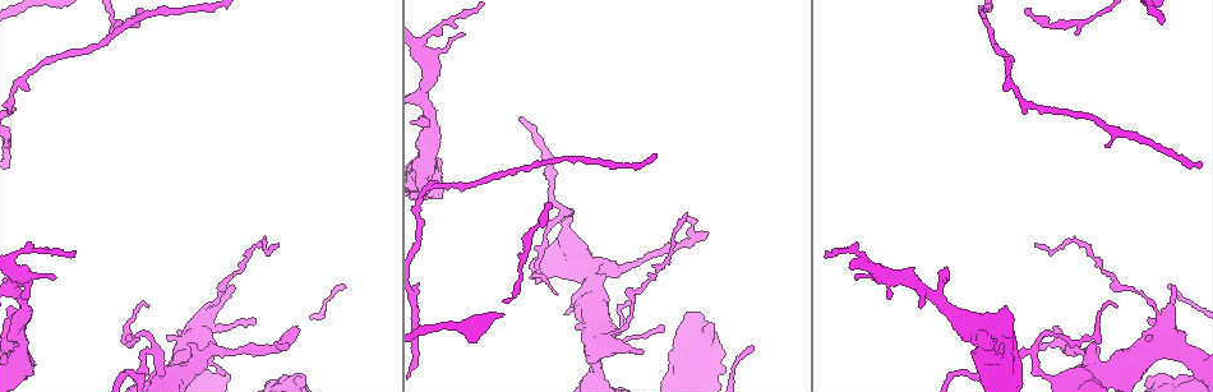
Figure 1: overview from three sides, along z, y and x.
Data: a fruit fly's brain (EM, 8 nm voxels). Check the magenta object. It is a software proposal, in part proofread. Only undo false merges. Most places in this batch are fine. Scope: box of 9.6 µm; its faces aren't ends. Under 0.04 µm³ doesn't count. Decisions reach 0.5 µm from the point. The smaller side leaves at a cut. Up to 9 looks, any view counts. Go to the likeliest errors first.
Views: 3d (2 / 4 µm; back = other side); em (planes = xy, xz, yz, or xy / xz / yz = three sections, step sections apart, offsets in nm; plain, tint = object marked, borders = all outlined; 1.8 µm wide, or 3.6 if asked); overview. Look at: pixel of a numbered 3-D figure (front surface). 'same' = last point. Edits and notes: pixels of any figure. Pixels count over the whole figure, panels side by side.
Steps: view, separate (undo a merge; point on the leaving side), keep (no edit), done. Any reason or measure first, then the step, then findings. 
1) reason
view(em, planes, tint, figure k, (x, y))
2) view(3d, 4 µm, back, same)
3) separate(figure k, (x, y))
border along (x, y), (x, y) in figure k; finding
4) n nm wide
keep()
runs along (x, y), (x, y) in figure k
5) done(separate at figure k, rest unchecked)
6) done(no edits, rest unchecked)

abrupt turn
view(3d, 4 µm, back, figure 1, (17, 289))

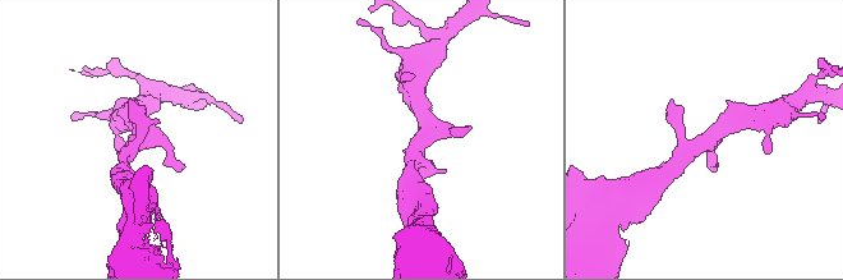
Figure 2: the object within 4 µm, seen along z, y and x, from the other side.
view(em, yz, step 4, plain, figure 2, (710, 134))

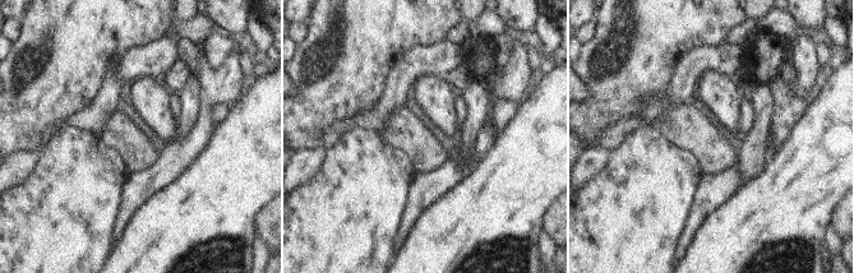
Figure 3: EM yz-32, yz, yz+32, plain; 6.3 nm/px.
with the object marked
view(em, yz, step 4, tint, same)

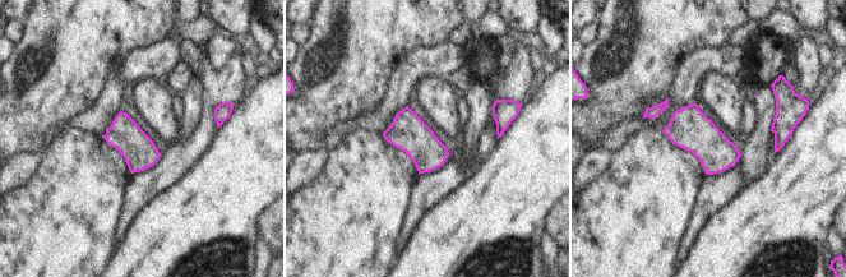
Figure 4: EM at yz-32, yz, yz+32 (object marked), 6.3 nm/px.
keep()
one neuron here

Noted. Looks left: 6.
sharp bend
view(3d, 2 µm, back, figure 1, (145, 353))

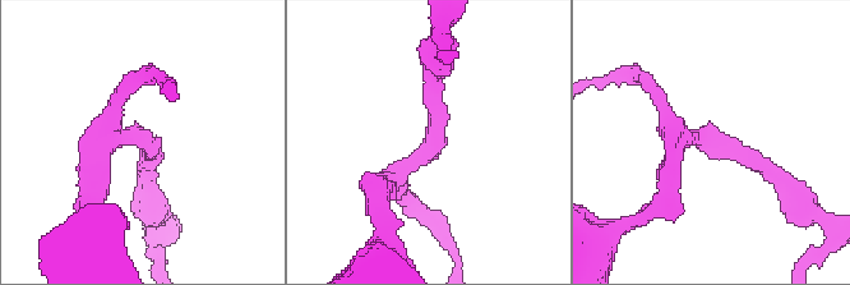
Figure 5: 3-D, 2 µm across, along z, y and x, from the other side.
view(em, xz, step 8, tint, figure 5, (700, 141))

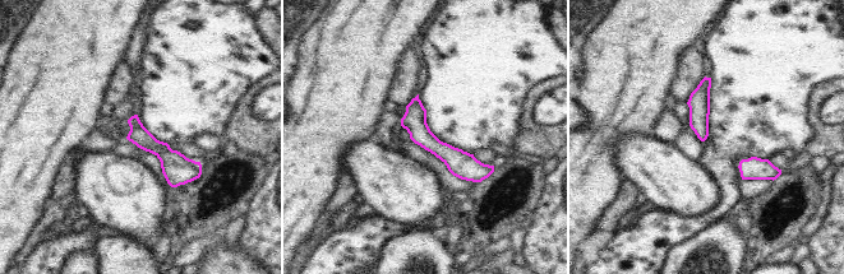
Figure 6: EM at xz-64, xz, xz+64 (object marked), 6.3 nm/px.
view(em, planes, borders, same)

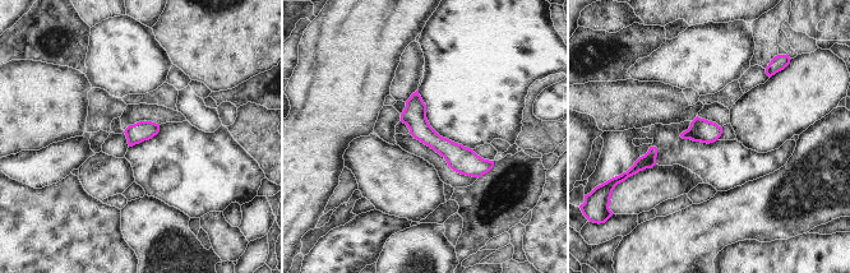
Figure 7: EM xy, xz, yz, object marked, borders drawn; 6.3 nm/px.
keep()
runs along (409, 103), (439, 144), (490, 163) in figure 7; continuous, no second neuron

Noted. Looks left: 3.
calibre changes
view(em, 3.6 µm, planes, plain, figure 1, (1167, 347))

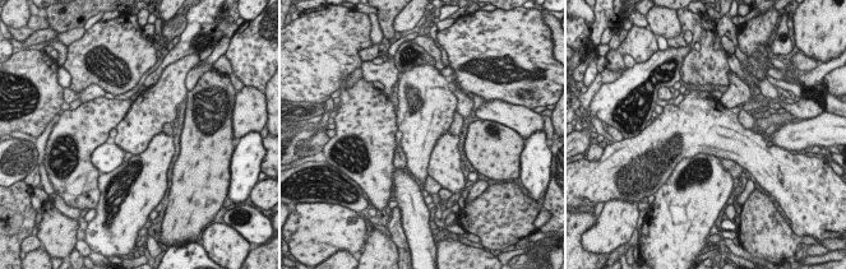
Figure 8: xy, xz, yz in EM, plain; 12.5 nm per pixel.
where the object lies
view(em, 3.6 µm, planes, tint, same)

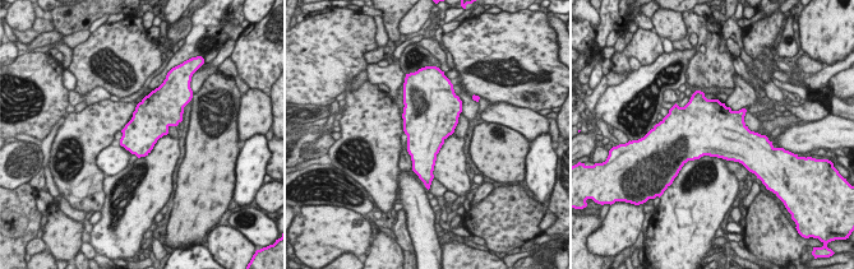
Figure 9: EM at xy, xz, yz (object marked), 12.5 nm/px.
460 nm wide
keep()
one neuron here

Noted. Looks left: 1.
view(em, 3.6 µm, xz, step 8, tint, figure 1, (19, 355))

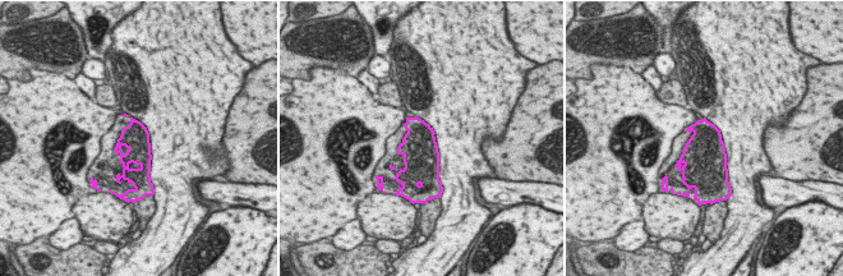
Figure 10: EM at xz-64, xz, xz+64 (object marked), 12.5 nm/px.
keep()
one neuron here

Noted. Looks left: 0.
done(no edits, rest unchecked)

